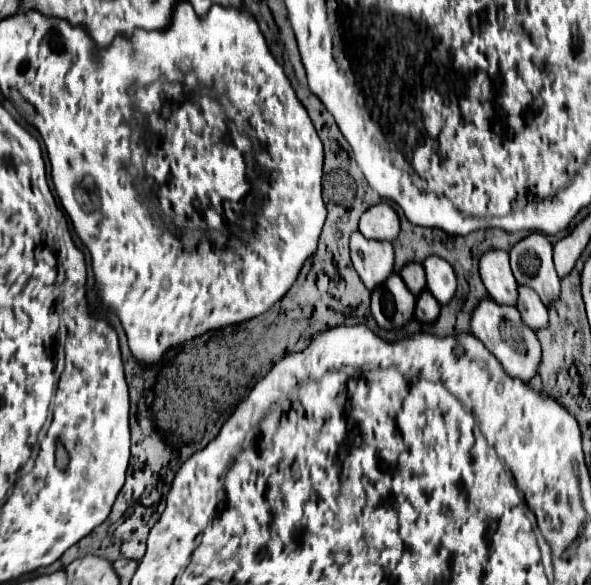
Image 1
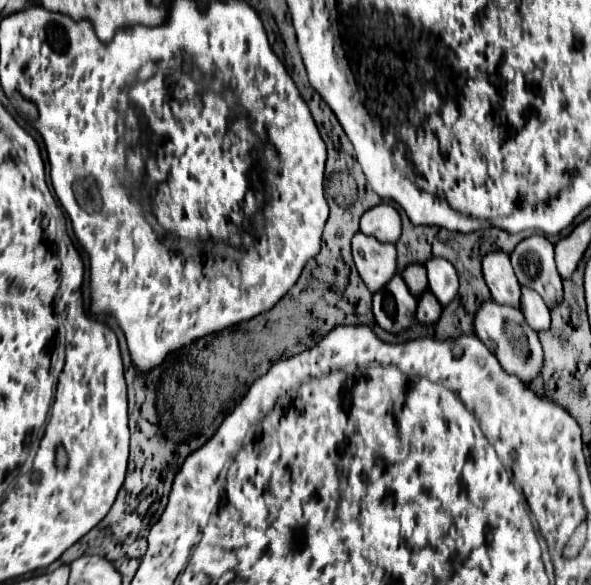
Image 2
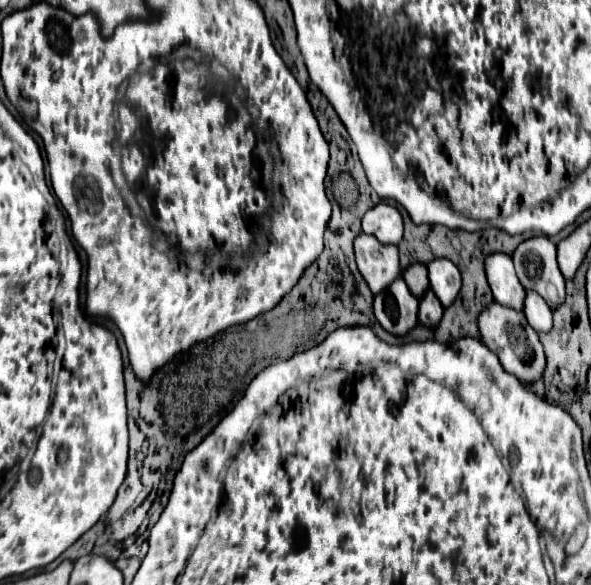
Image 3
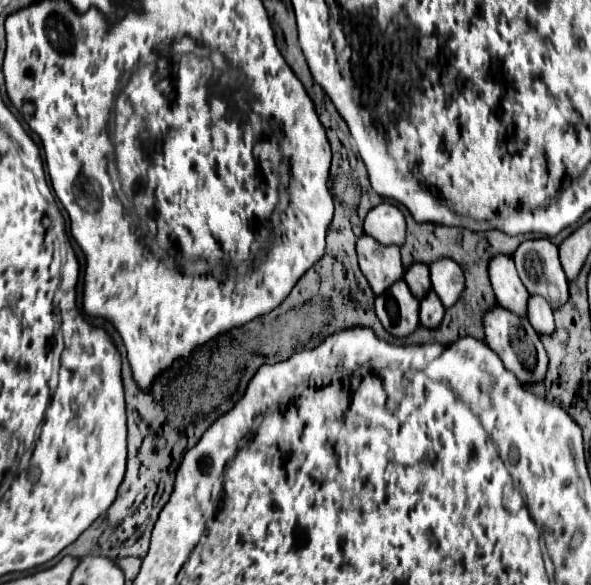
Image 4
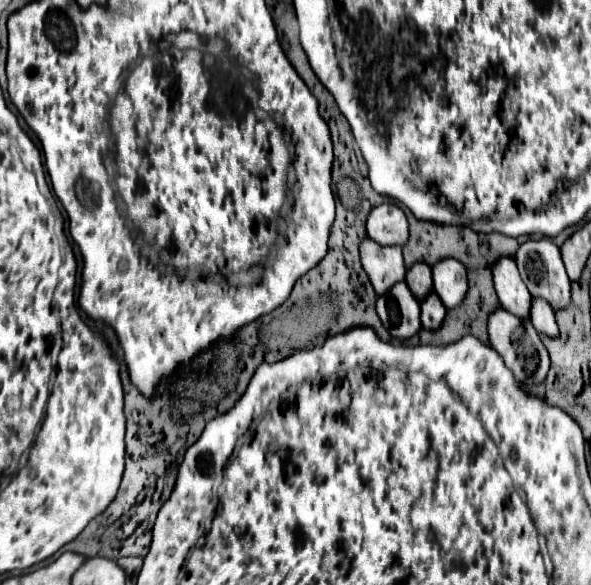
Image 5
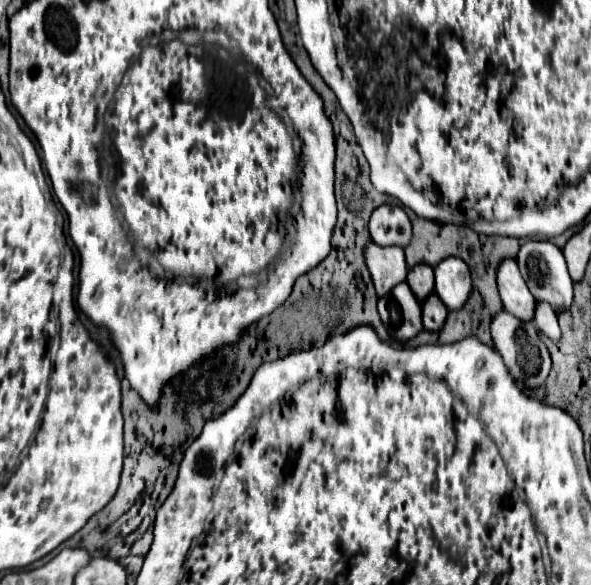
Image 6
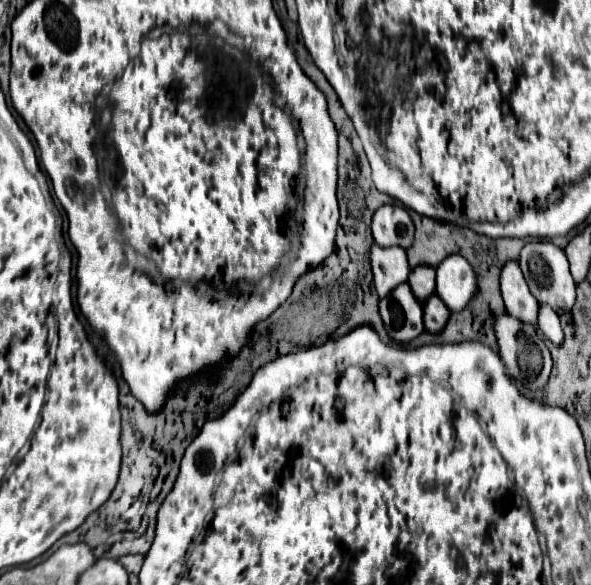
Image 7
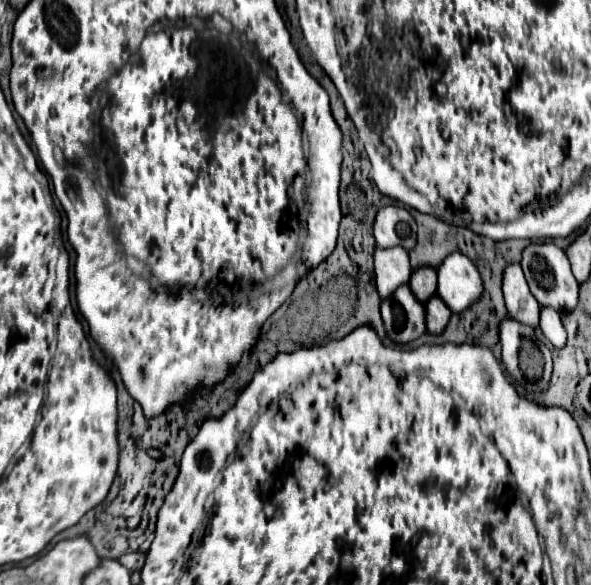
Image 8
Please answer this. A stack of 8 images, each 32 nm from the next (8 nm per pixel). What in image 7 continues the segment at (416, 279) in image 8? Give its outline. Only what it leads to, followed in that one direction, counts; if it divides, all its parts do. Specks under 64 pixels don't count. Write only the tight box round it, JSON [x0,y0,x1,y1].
[408,266,436,302]

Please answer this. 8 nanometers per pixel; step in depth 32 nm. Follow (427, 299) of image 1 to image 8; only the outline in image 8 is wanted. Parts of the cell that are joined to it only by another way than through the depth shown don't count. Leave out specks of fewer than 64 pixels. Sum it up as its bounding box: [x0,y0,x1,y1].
[426,296,450,334]

